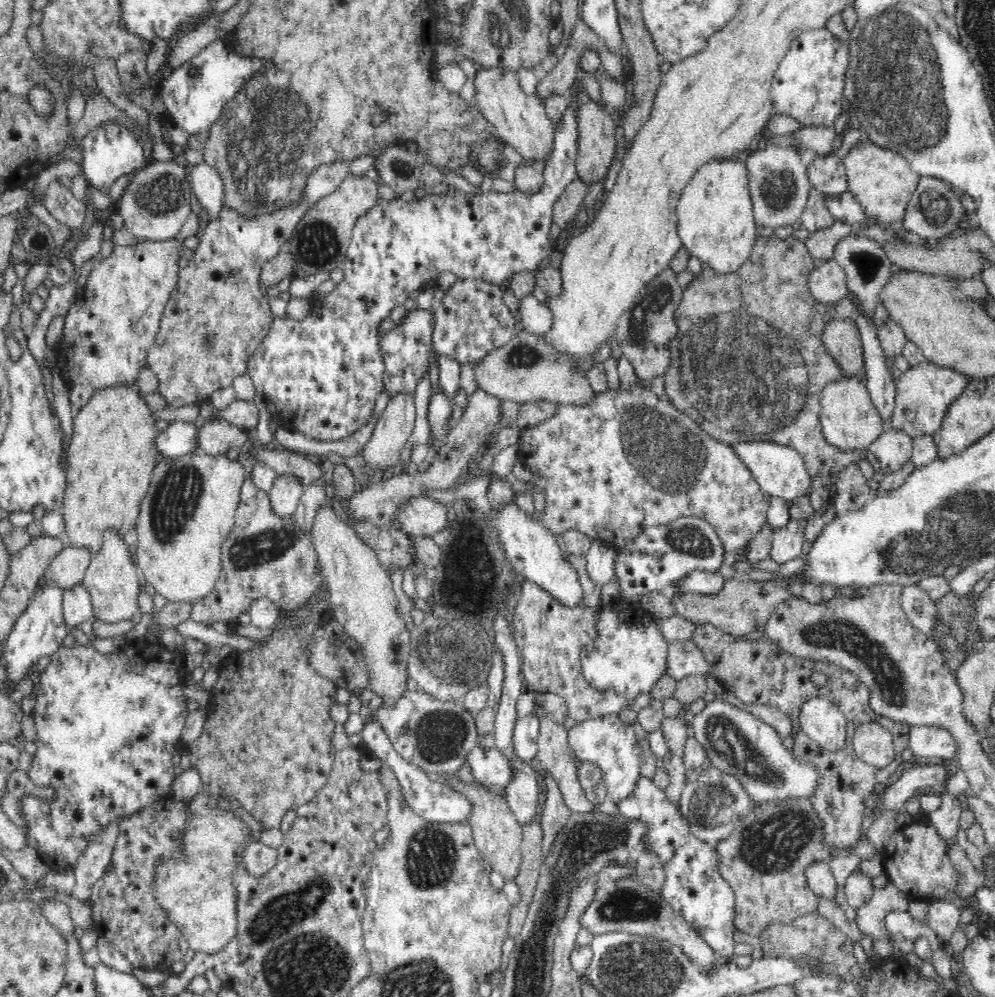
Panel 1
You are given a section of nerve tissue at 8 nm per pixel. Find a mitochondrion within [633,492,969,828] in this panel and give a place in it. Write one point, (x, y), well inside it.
(836, 634)

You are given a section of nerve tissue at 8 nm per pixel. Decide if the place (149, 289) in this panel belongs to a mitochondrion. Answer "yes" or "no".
no

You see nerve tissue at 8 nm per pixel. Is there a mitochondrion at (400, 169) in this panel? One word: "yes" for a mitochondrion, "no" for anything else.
yes

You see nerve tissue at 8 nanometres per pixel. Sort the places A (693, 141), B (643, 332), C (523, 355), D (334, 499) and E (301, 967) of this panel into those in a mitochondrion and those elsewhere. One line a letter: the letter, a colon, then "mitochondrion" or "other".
A: other
B: mitochondrion
C: mitochondrion
D: other
E: mitochondrion

